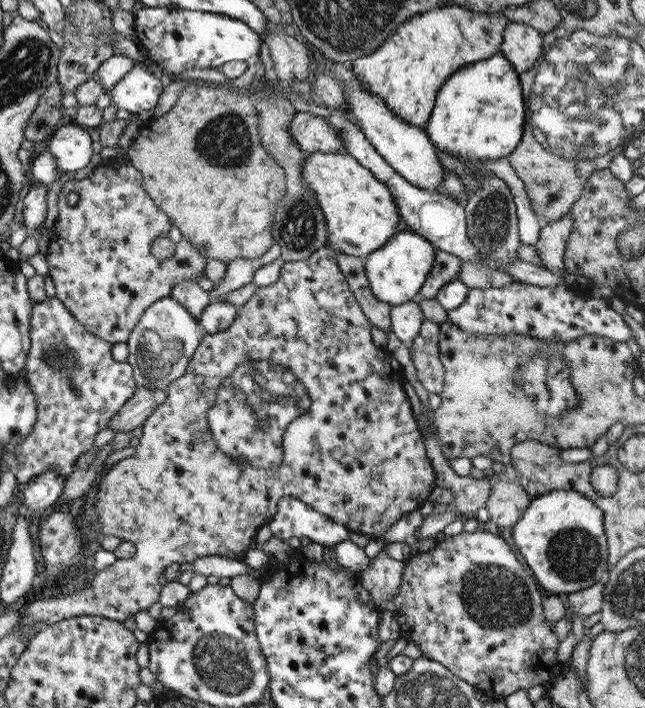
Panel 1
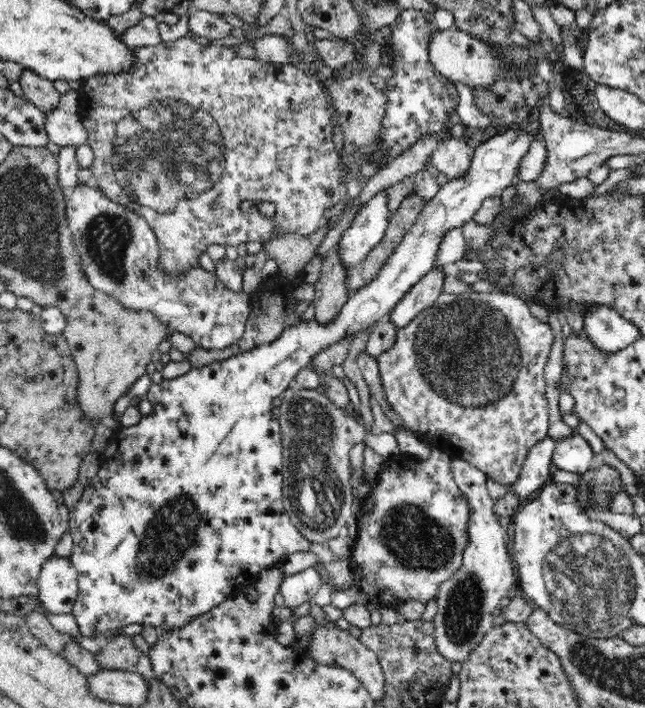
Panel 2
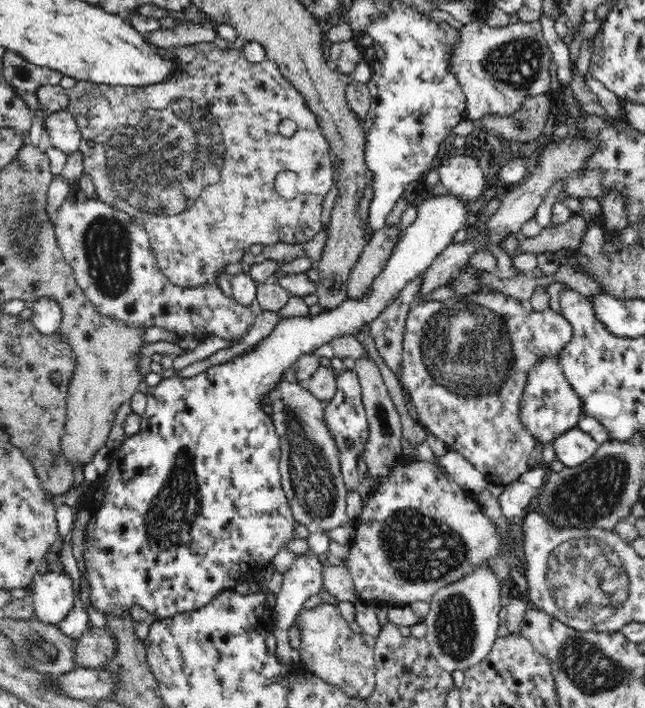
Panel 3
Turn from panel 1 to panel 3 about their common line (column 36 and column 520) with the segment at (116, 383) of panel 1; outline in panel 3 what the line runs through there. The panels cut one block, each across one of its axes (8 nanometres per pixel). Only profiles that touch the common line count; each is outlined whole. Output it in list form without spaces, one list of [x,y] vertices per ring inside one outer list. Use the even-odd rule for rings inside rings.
[[[504,293],[467,294],[465,297],[462,297],[462,295],[454,295],[453,297],[450,297],[445,301],[427,301],[425,303],[421,303],[415,307],[412,307],[409,310],[403,336],[402,364],[400,364],[401,372],[397,376],[397,379],[399,380],[403,388],[403,392],[407,392],[410,395],[412,406],[416,408],[416,412],[419,416],[419,422],[421,422],[422,426],[425,426],[425,428],[430,431],[430,434],[434,434],[436,438],[440,438],[440,440],[444,442],[445,448],[448,451],[454,451],[458,454],[461,454],[462,456],[464,456],[464,458],[466,458],[466,460],[468,460],[468,462],[471,462],[480,472],[484,473],[484,476],[486,477],[486,480],[488,480],[489,483],[494,483],[503,486],[514,482],[518,477],[521,477],[522,474],[524,474],[529,469],[528,460],[530,460],[530,454],[532,454],[532,450],[536,448],[536,445],[534,445],[534,437],[530,436],[530,433],[526,432],[526,429],[524,429],[522,426],[522,421],[520,421],[518,418],[520,398],[522,398],[522,392],[526,390],[527,372],[530,371],[530,368],[535,366],[536,360],[544,359],[548,355],[558,354],[560,352],[560,349],[564,348],[564,346],[566,346],[570,342],[570,340],[572,340],[572,337],[572,325],[566,320],[566,318],[564,318],[563,314],[560,315],[560,313],[556,313],[550,307],[543,311],[530,311],[525,315],[522,315],[522,313],[517,314],[516,299],[514,299],[513,297],[508,297],[508,295],[504,295]]]

